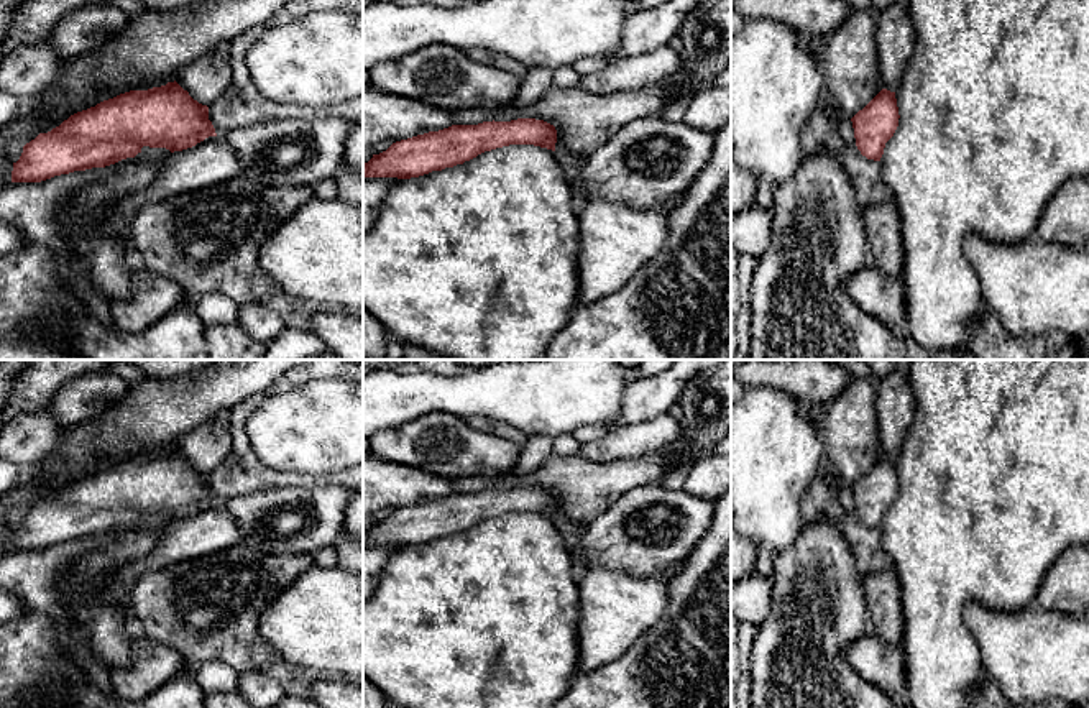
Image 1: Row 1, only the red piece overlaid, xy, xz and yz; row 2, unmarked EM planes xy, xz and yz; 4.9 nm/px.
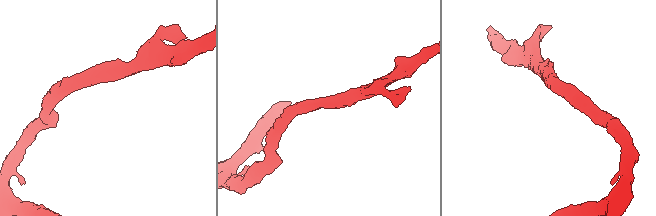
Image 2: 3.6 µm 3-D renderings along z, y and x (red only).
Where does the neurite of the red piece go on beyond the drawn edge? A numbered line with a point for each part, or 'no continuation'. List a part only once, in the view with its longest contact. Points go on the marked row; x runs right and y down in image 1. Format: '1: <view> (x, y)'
no continuation

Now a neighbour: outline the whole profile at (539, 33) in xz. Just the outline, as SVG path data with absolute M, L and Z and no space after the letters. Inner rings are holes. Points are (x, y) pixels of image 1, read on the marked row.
M386 0L363 7L363 69L370 71L379 62L393 62L425 46L443 44L462 49L486 49L501 53L529 69L547 71L573 66L588 56L604 56L623 44L626 20L641 10L637 0L463 0L460 7L445 8L417 0Z

